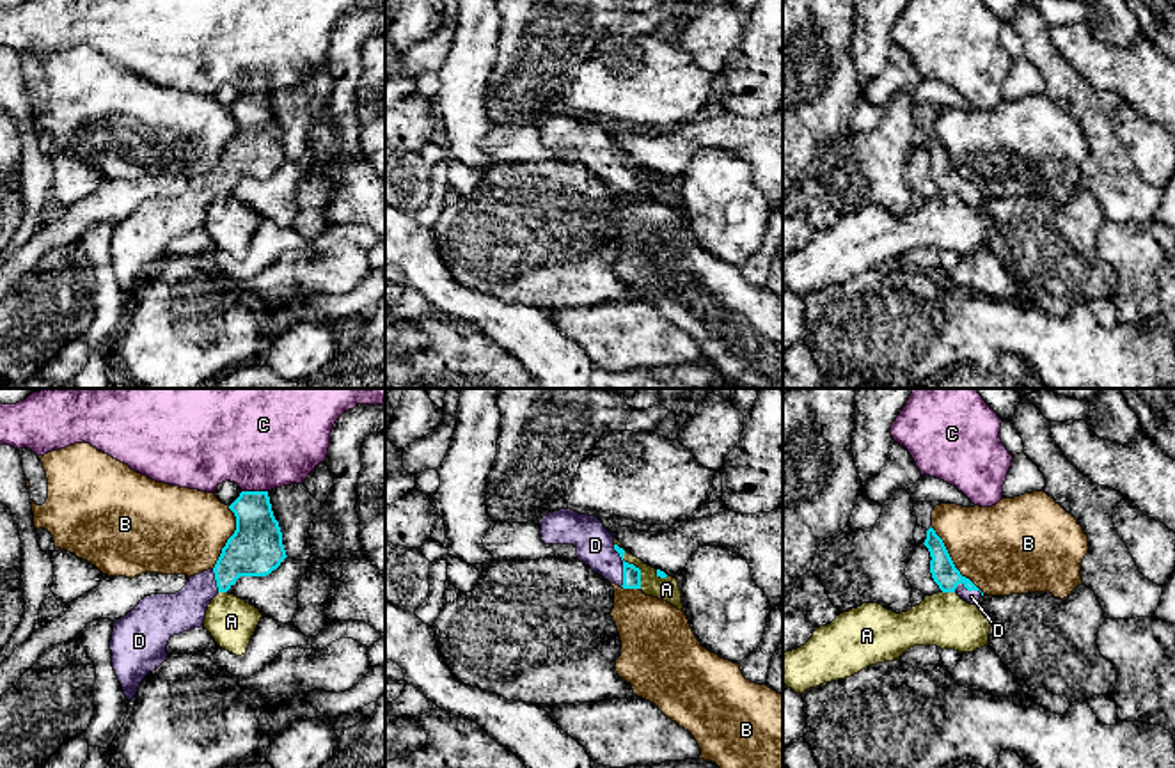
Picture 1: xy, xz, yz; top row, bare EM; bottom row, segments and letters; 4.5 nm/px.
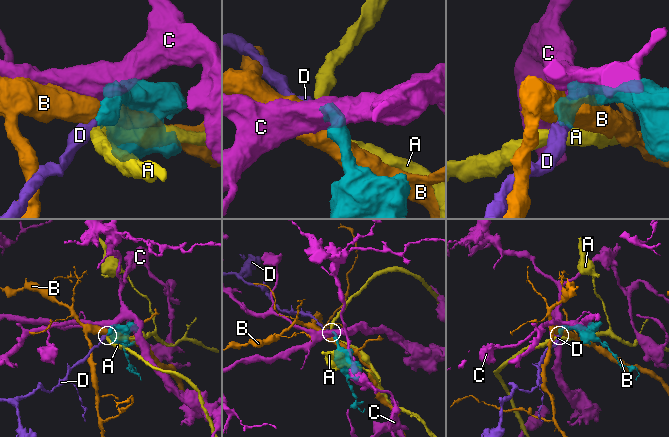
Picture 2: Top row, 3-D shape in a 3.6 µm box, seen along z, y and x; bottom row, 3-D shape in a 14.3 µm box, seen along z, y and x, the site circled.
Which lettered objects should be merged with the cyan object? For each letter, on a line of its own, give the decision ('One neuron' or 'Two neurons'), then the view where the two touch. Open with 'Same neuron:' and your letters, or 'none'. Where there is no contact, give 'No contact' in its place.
Same neuron: D
A: Two neurons. Touches cyan in xz
B: Two neurons. Touches cyan in yz
C: Two neurons. Touches cyan in xy
D: One neuron. Touches cyan in xz

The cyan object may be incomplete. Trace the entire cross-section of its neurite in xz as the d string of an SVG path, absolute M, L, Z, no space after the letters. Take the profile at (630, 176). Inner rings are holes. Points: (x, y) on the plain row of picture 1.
M559 112L543 119L540 128L545 147L573 147L577 161L611 186L641 192L641 172L623 163L625 153L598 121Z

